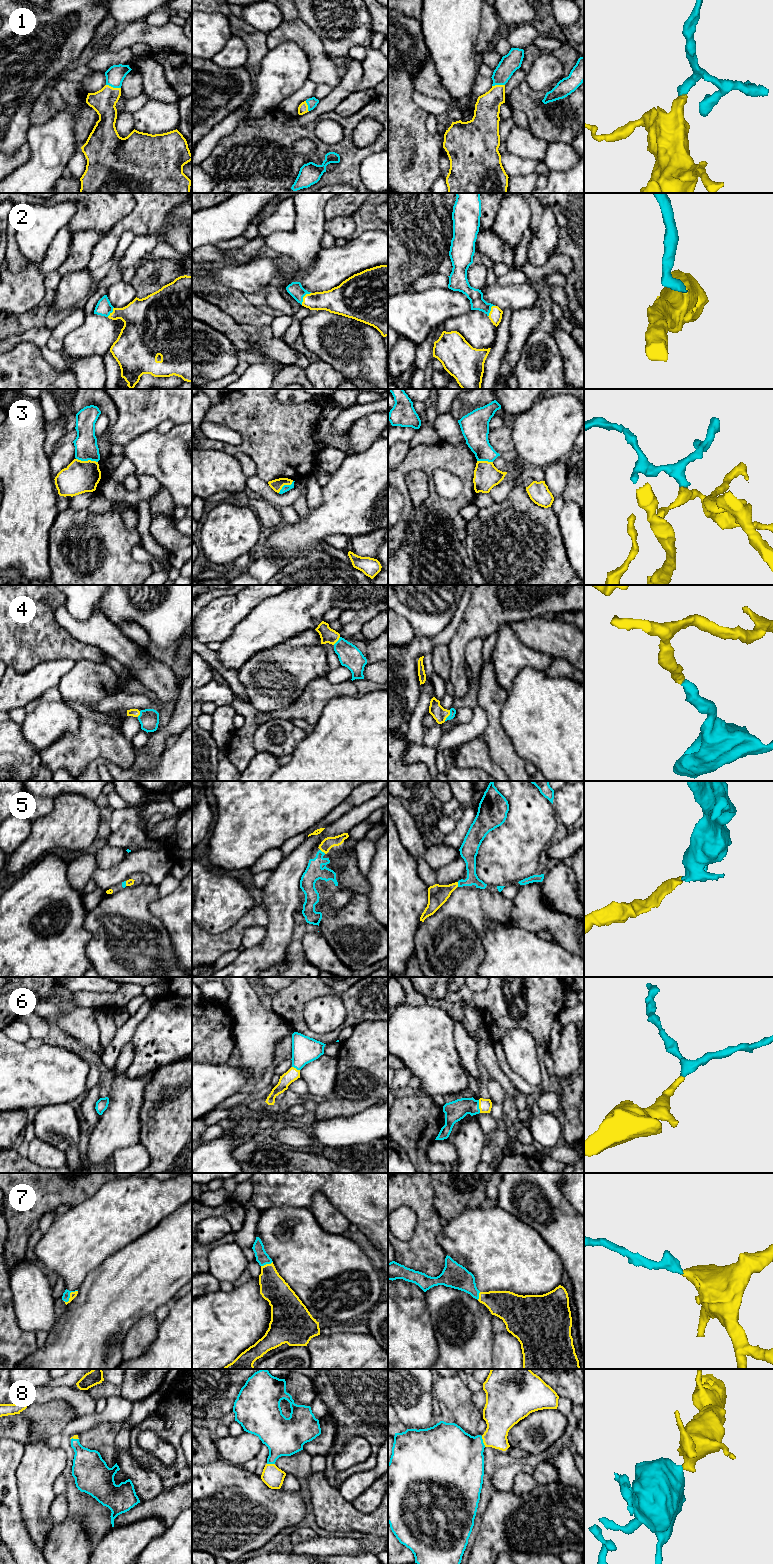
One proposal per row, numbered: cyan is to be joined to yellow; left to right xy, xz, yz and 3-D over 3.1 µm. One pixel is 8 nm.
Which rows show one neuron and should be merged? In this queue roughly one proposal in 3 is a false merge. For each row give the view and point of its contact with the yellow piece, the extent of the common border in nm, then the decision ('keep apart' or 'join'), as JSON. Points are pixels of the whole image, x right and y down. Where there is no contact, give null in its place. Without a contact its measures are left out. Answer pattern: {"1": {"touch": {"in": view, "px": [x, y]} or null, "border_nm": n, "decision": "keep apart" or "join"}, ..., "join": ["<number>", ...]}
{"1": {"touch": {"in": "xy", "px": [112, 87]}, "border_nm": 120, "decision": "join"}, "2": {"touch": {"in": "xz", "px": [303, 297]}, "border_nm": 130, "decision": "join"}, "3": {"touch": {"in": "xy", "px": [88, 460]}, "border_nm": 180, "decision": "join"}, "4": {"touch": {"in": "yz", "px": [448, 715]}, "border_nm": 100, "decision": "join"}, "5": {"touch": {"in": "xz", "px": [323, 851]}, "border_nm": 60, "decision": "join"}, "6": {"touch": {"in": "yz", "px": [479, 1106]}, "border_nm": 110, "decision": "join"}, "7": {"touch": {"in": "xy", "px": [70, 1295]}, "border_nm": 140, "decision": "join"}, "8": {"touch": {"in": "yz", "px": [483, 1441]}, "border_nm": 90, "decision": "join"}, "join": ["1", "2", "3", "4", "5", "6", "7", "8"]}

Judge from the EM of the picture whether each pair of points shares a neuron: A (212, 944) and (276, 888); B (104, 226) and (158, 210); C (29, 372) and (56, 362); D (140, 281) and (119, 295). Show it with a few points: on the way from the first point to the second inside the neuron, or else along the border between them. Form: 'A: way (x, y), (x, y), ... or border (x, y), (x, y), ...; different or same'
A: border (260, 903), (266, 909), (269, 919), (265, 927); different
B: border (134, 206), (105, 234); different
C: border (36, 344), (42, 356), (56, 370), (67, 369); different
D: border (130, 283), (136, 296); different

